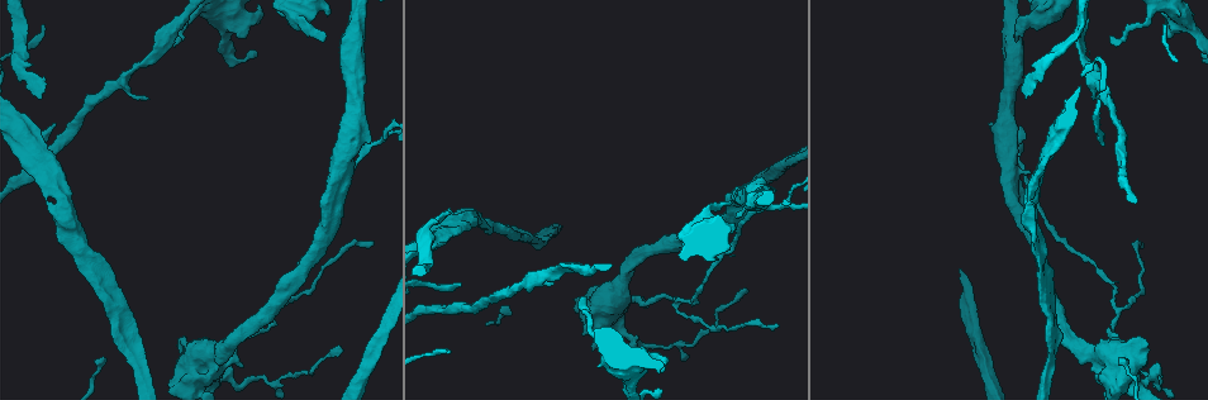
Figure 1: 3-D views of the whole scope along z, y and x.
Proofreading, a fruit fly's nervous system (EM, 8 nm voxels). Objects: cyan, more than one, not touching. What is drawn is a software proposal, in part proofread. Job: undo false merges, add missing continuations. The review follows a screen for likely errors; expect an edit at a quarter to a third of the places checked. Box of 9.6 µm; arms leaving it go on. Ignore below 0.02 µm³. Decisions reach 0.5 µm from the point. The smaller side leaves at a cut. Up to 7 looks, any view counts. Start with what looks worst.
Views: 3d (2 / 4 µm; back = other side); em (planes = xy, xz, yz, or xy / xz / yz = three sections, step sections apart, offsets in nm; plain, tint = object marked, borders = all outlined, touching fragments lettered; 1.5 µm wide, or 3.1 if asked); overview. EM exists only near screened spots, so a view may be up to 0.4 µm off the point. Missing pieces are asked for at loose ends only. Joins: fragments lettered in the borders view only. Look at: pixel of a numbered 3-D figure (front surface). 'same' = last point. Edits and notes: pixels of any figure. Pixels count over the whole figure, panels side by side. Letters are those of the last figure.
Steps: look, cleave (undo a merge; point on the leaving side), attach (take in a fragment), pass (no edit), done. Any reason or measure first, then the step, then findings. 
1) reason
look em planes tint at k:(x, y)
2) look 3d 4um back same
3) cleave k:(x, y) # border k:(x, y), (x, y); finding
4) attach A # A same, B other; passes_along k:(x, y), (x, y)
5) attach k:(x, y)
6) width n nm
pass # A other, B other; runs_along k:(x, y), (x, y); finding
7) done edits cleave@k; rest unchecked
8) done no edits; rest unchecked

three-way junction
look 3d 4um at 1:(236, 354)

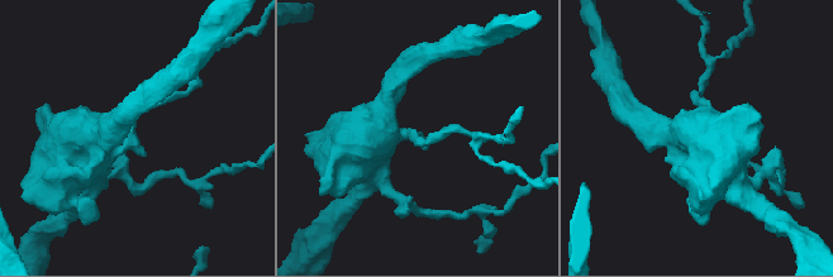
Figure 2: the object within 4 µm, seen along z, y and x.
arms 3
look em planes plain at 2:(413, 134)

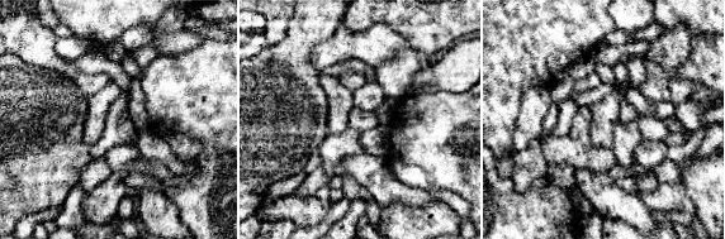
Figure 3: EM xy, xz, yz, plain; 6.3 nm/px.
what lies round it
look em planes borders same

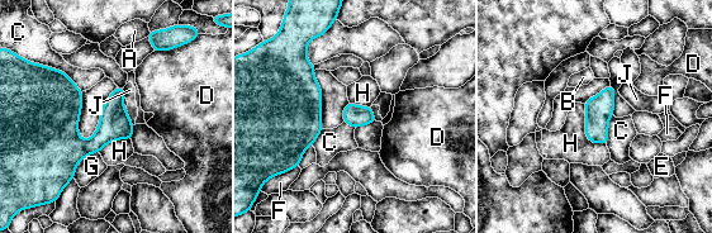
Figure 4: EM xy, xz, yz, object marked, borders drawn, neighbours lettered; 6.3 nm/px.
pass # A other, B other, C other, D other, E other, F other, G other, H other, J other; one cell here

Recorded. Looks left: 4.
thin end
look em planes borders at 1:(146, 97)

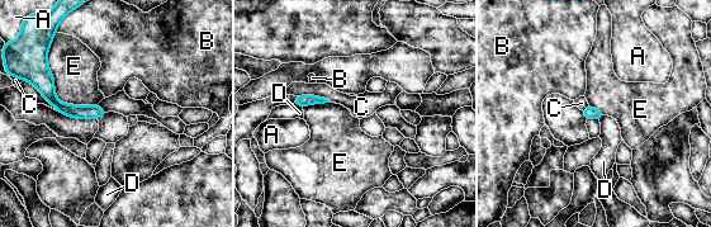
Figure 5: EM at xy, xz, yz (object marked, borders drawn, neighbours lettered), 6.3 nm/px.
pass # A other, B other, C other, D other, E other; runs_along 5:(43, 88), (62, 108), (100, 112); no lettered fragment goes on from it

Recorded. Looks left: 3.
thin end
look 3d 2um at 1:(774, 325)

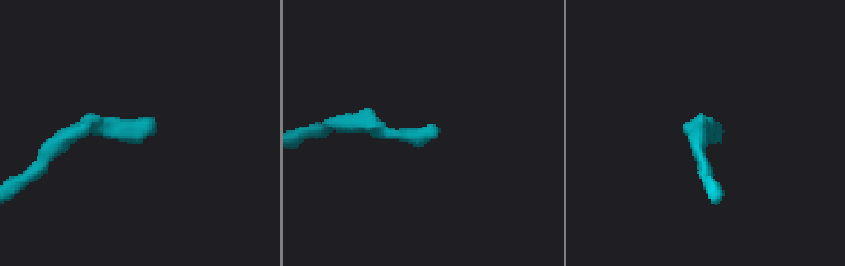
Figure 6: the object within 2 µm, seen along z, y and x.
need the tissue
look em xz step 4 borders at 6:(433, 124)

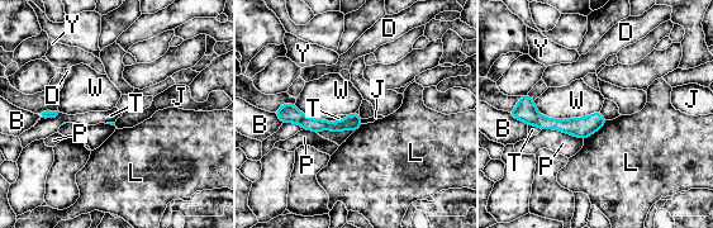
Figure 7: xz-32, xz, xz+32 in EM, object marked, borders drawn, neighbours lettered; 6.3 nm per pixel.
another direction
look em yz step 8 borders same

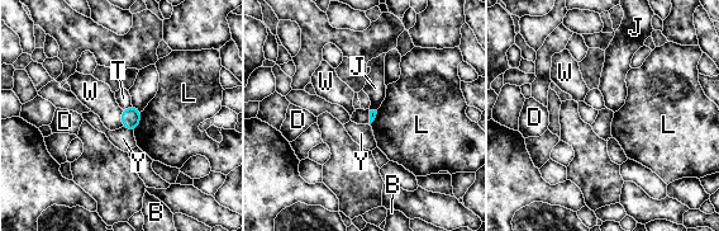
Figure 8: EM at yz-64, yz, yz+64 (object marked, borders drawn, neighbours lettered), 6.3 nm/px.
pass # B other, D other, J other, L other, T other, W other, Y other; no lettered fragment goes on from it

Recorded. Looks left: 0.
done no edits; rest unchecked

